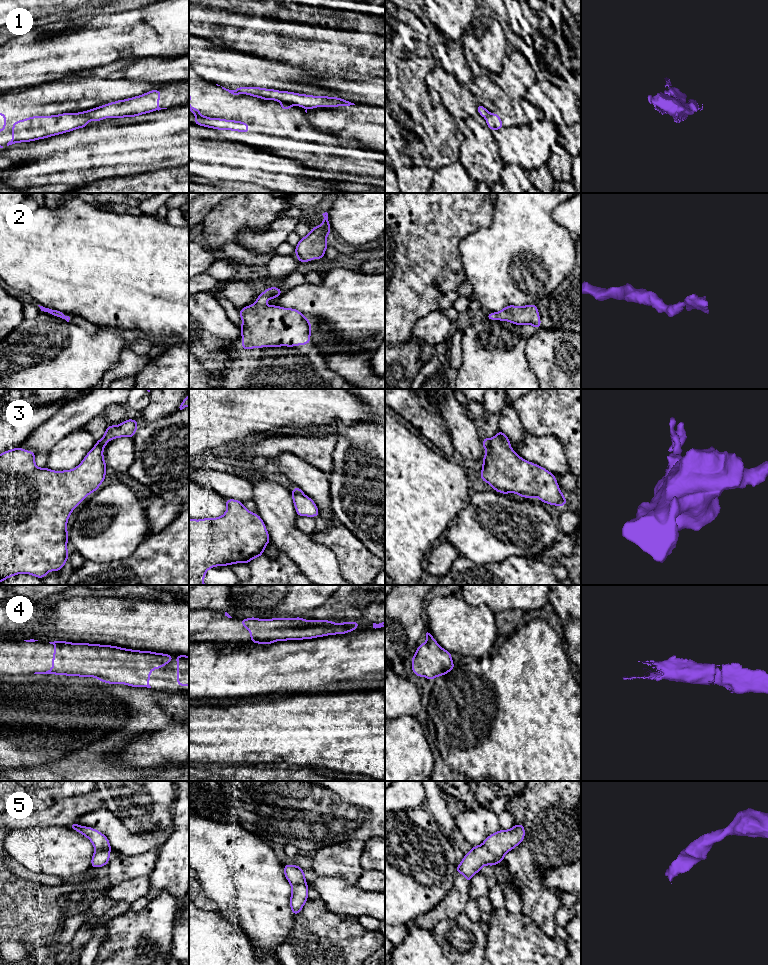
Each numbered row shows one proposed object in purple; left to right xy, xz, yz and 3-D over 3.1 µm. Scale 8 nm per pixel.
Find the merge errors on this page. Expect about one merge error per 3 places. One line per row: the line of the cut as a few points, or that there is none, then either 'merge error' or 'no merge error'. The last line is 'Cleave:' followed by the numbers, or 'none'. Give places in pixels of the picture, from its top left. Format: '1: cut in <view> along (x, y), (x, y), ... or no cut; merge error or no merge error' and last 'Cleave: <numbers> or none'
1: cut in xy along (79, 112), (89, 120); merge error
2: no cut; no merge error
3: cut in xz along (292, 493), (303, 494); merge error
4: no cut; no merge error
5: no cut; no merge error
Cleave: 1, 3

